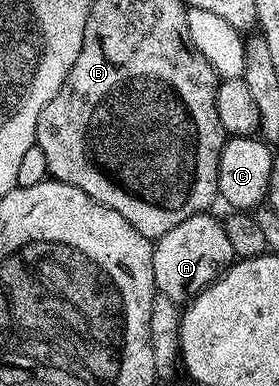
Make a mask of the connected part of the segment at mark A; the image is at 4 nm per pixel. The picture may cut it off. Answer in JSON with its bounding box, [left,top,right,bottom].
[152,213,235,305]

